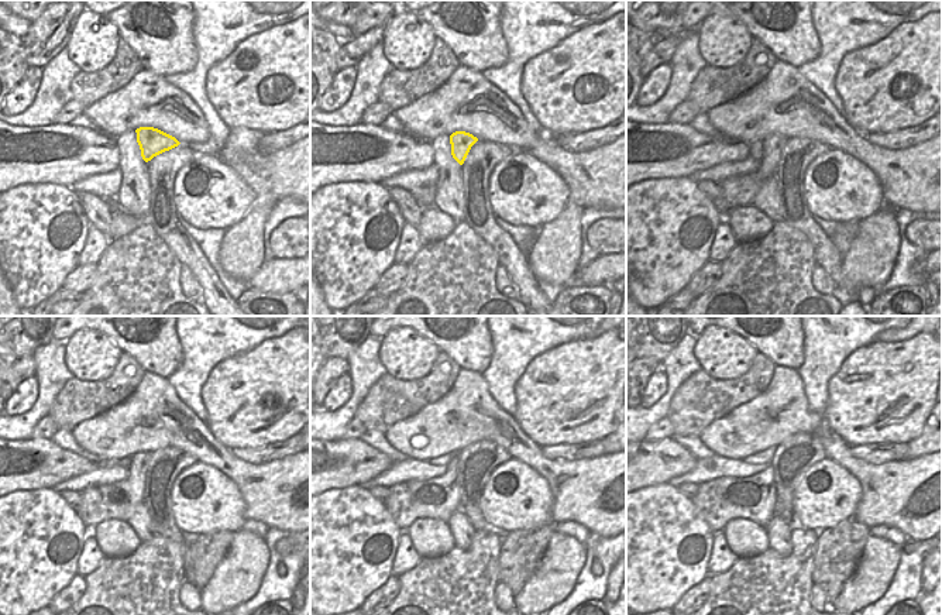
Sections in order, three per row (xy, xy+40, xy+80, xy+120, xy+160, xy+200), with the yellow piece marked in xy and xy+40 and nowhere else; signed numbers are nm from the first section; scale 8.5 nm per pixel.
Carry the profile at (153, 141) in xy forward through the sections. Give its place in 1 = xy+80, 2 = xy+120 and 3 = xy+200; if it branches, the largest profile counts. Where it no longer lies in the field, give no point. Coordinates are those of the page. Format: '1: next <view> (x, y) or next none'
1: next xy+80 (774, 143)
2: next xy+120 (130, 500)
3: next xy+200 (766, 508)

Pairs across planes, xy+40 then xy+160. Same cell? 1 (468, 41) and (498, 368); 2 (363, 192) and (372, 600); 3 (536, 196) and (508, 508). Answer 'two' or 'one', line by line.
1: two
2: two
3: one

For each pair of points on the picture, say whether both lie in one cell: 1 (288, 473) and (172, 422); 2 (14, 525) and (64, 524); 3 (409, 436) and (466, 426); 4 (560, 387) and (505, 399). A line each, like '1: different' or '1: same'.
1: same
2: same
3: same
4: different

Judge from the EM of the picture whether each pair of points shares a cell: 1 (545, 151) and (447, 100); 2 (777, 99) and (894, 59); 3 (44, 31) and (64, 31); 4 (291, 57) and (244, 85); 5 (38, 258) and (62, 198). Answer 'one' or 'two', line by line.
1: one
2: two
3: two
4: one
5: one

